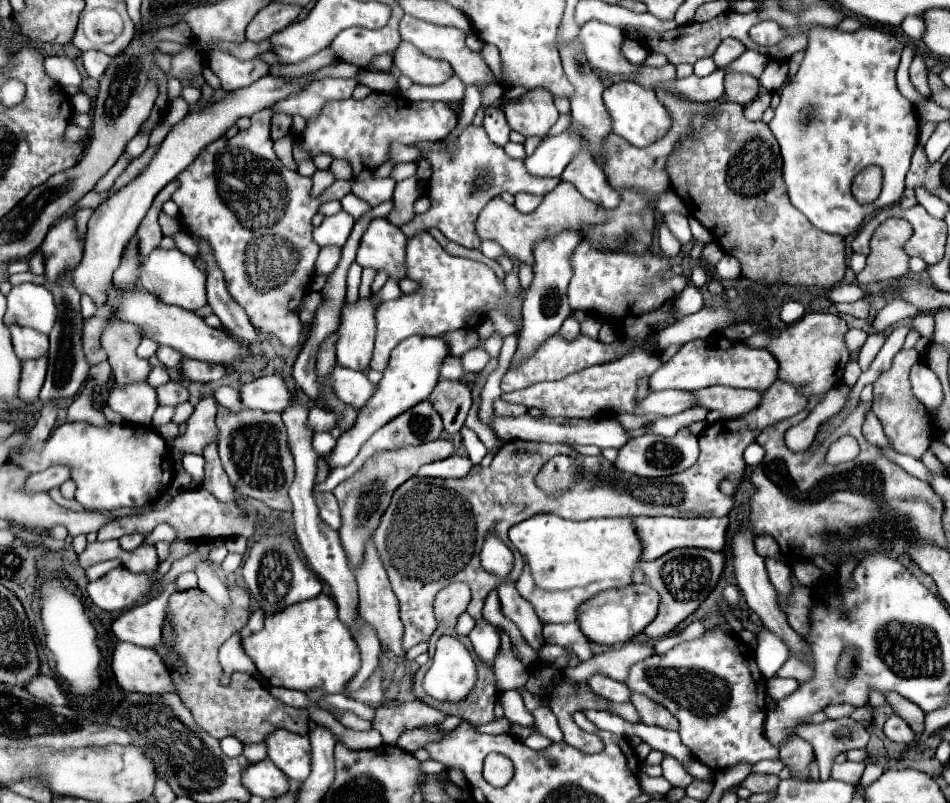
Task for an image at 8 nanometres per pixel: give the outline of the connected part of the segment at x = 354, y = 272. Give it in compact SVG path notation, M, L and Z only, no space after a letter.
M353 262L347 276L347 300L357 300L359 284L361 284L361 268L357 262Z

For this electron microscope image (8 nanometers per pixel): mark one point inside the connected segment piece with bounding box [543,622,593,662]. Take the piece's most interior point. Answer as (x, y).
(567, 635)

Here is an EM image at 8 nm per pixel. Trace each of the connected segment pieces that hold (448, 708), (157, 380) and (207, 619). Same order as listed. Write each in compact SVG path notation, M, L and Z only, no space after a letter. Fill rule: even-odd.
M473 656L477 663L477 684L475 688L469 692L469 696L461 702L439 702L434 700L431 696L425 694L423 690L423 676L428 670L428 664L421 666L413 678L413 692L415 696L433 706L433 708L439 708L447 714L465 714L465 720L467 722L475 722L475 724L487 724L487 722L493 722L495 716L493 716L493 706L495 706L495 696L497 696L497 690L495 690L495 676L493 676L493 668L487 668L477 656Z
M153 366L153 370L151 370L151 374L149 374L149 378L147 378L147 382L149 384L153 384L153 388L159 388L159 386L163 386L163 384L167 384L171 378L169 378L169 372L167 372L167 368L165 366Z
M231 584L229 598L231 598L231 606L221 608L199 588L185 590L185 592L173 592L169 596L167 614L171 618L175 640L169 650L167 640L163 638L155 650L163 658L167 670L171 672L175 692L179 694L181 702L189 708L195 722L217 740L223 740L225 736L237 736L237 740L241 740L243 744L263 742L265 736L277 728L285 728L295 734L307 734L307 730L309 730L307 710L281 704L251 674L235 672L231 678L231 684L227 688L219 686L217 678L221 672L221 664L217 660L217 652L219 652L221 644L229 636L237 634L249 620L247 590L239 584ZM175 662L179 662L185 672L175 670L173 668Z

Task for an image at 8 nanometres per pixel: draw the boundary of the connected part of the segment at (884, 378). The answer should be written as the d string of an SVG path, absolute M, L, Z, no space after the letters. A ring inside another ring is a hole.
M901 350L893 358L891 368L873 382L873 412L881 420L883 430L897 452L909 454L913 458L921 458L931 442L931 424L927 420L925 406L911 392L909 372L915 362L919 362L919 354L915 350ZM927 436L929 436L929 442L927 442Z

